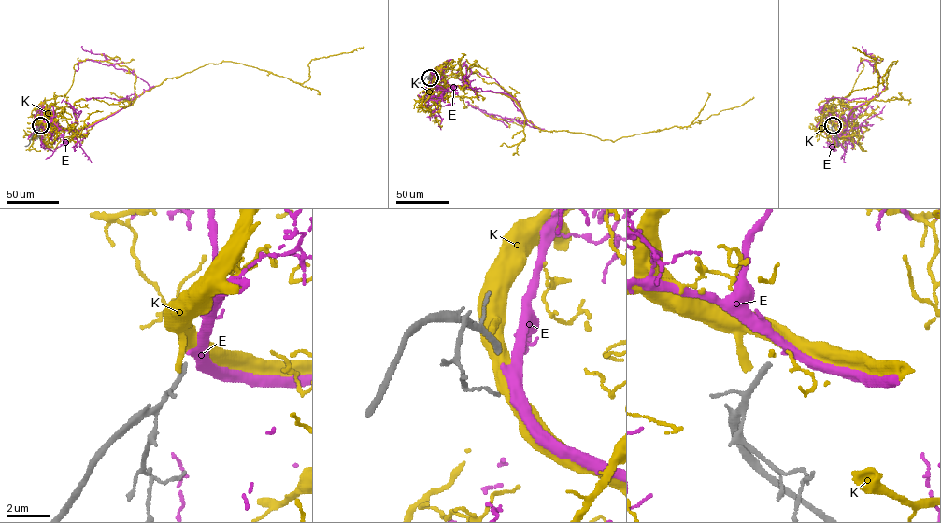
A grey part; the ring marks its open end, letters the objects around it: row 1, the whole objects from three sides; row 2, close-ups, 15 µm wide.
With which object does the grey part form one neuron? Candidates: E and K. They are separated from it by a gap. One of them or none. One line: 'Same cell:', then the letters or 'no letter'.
Same cell: E

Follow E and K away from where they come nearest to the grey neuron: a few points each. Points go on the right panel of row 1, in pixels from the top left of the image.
E: (834, 125), (843, 127), (838, 135), (851, 110), (884, 88), (869, 63), (875, 59), (862, 46)
K: (834, 124), (846, 127), (854, 108), (885, 89), (896, 61), (879, 83), (876, 59), (852, 47)

